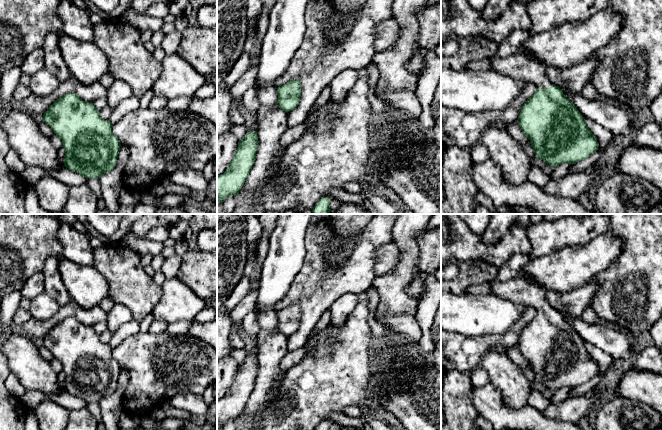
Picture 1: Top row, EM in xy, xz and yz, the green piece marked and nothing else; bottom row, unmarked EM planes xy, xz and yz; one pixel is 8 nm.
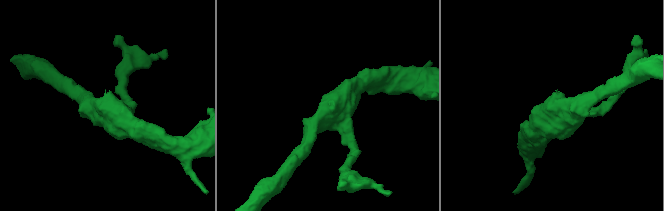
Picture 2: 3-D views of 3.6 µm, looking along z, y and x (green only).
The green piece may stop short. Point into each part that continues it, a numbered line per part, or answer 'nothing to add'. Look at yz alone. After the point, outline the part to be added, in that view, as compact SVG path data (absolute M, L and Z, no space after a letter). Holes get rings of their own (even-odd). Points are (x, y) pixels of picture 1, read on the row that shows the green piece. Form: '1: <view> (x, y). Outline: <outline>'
1: yz (521, 65). Outline: M517 53L506 58L494 57L490 70L531 81L537 88L550 88L552 83L546 77L546 69L546 65L536 58L526 53Z

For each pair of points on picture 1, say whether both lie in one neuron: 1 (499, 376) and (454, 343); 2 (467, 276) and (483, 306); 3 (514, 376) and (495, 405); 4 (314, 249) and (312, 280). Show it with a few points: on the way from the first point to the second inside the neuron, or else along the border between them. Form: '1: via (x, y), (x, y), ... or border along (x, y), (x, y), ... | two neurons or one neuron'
1: border along (487, 351), (482, 355), (480, 361) | two neurons
2: border along (451, 292), (454, 294), (465, 293) | two neurons
3: border along (490, 383), (505, 403), (521, 408) | two neurons
4: via (314, 257), (314, 272) | one neuron

